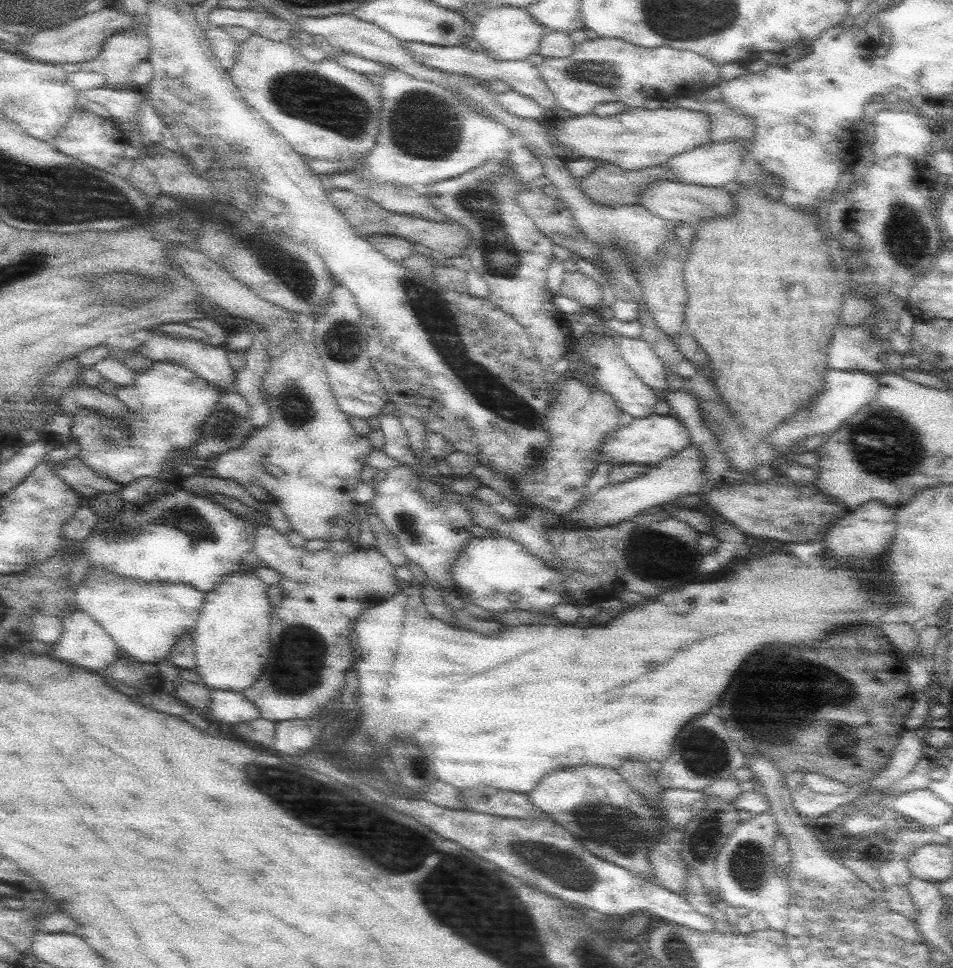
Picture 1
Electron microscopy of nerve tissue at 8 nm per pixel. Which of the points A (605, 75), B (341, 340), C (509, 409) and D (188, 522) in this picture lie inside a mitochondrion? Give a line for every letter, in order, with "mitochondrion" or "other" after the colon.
A: mitochondrion
B: mitochondrion
C: mitochondrion
D: mitochondrion

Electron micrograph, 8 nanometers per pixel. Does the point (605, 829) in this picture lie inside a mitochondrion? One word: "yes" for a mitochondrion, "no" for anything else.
yes

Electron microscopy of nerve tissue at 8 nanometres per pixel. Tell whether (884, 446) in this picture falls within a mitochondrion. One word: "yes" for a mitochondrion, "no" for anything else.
yes

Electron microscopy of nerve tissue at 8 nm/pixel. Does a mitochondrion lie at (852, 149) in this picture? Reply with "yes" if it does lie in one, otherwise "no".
no

